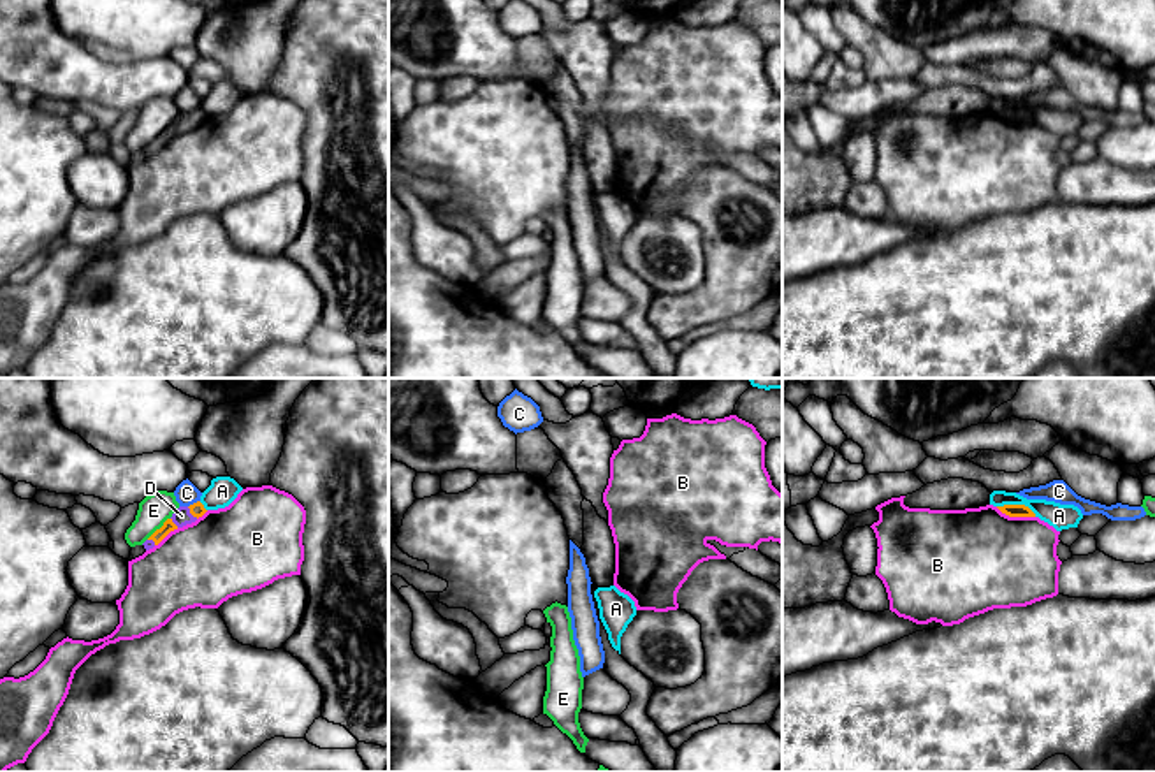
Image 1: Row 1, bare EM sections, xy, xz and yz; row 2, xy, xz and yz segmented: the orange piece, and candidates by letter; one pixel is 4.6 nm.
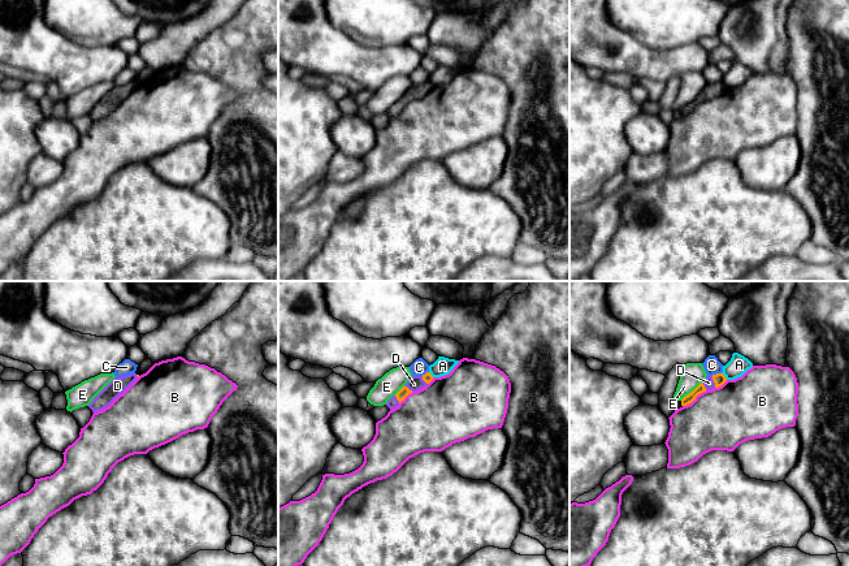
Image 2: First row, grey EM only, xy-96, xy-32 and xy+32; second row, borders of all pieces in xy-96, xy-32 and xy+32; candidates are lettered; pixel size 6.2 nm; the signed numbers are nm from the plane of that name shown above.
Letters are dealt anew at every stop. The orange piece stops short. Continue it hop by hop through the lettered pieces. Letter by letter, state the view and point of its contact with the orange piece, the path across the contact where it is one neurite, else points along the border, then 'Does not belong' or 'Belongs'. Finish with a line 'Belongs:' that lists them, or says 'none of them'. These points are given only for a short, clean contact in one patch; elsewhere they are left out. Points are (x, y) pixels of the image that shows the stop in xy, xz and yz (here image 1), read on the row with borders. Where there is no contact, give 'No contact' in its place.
A: Touches orange at yz (1016, 505). Boundary: yz (997, 505), (1025, 505), (1036, 516). Does not belong
B: Touches orange at yz (1015, 516). Boundary: yz (995, 507), (1009, 516), (1034, 517). Does not belong
C: Touches orange at xy (194, 503). Does not belong
D: Touches orange at xy (192, 514). Path across: xy (197, 509), (192, 514), (181, 516). Belongs
E: Touches orange at xy (157, 530). Does not belong
Belongs: D

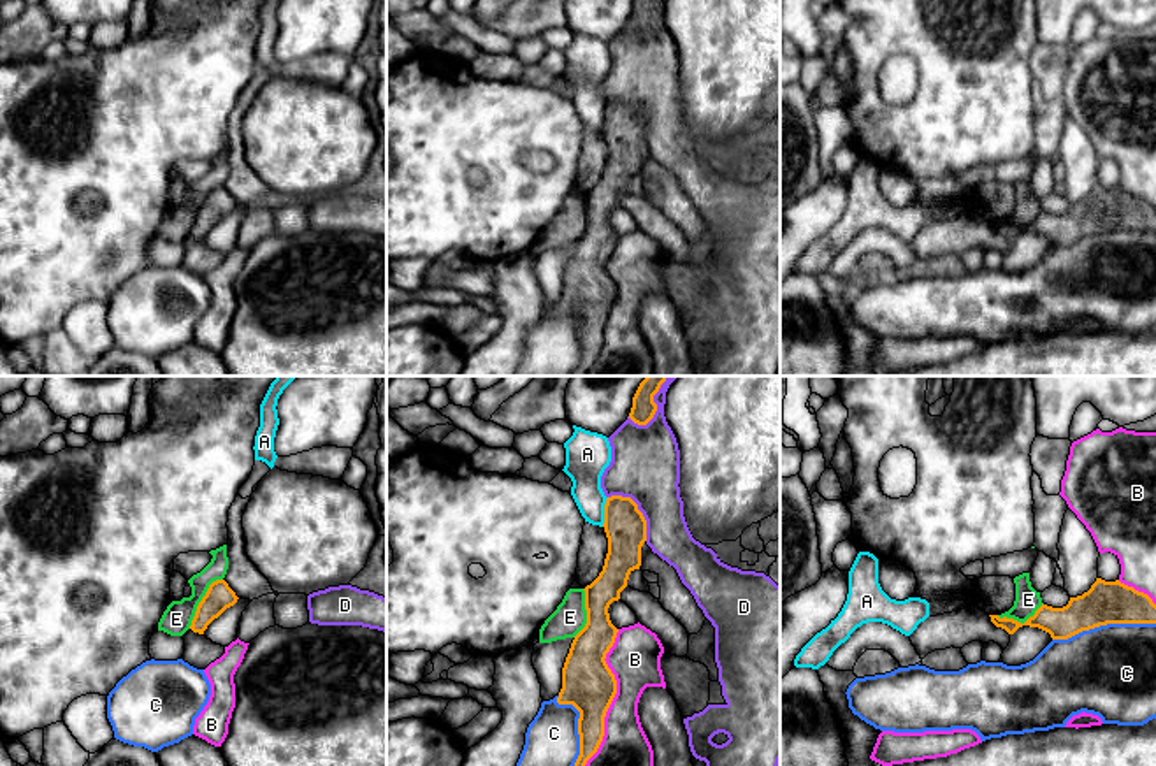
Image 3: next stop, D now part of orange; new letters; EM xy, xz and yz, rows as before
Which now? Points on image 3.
A: Touches orange at xz (605, 512). Does not belong
B: Touches orange at xz (614, 696). Does not belong
C: Touches orange at yz (1104, 624). Does not belong
D: Touches orange at xz (656, 406). Does not belong
E: Touches orange at xy (201, 601). Boundary: xy (222, 578), (209, 585), (188, 628). Does not belong
Belongs: none of them

